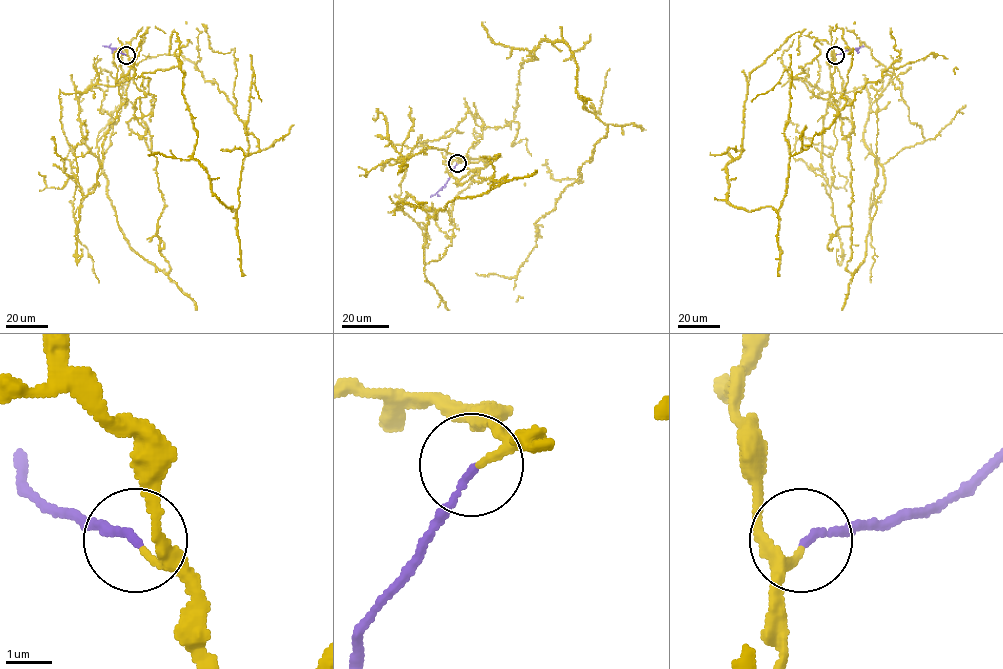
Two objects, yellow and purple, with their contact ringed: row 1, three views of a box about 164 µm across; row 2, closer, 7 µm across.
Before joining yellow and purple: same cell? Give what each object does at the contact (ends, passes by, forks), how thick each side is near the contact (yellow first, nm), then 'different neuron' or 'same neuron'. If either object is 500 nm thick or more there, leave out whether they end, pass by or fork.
yellow passes by; purple ends there; 120 nm thick on the yellow side, 150 nm on the other; different neuron

